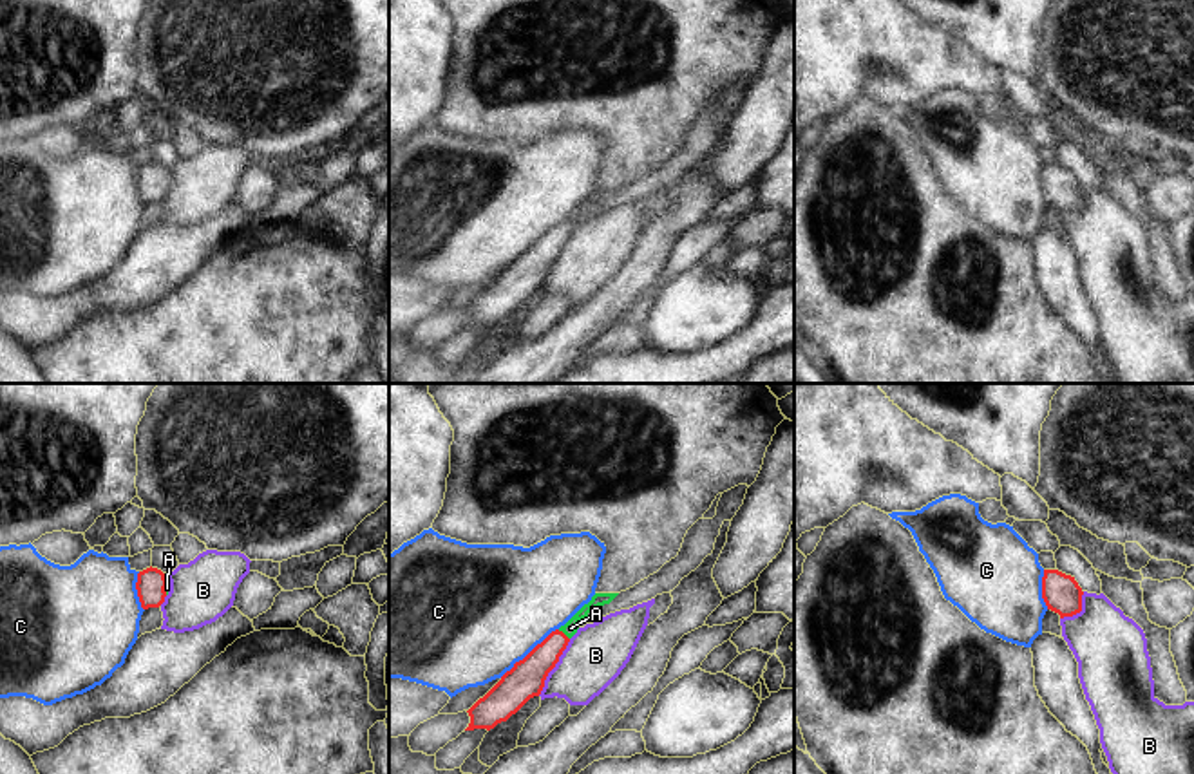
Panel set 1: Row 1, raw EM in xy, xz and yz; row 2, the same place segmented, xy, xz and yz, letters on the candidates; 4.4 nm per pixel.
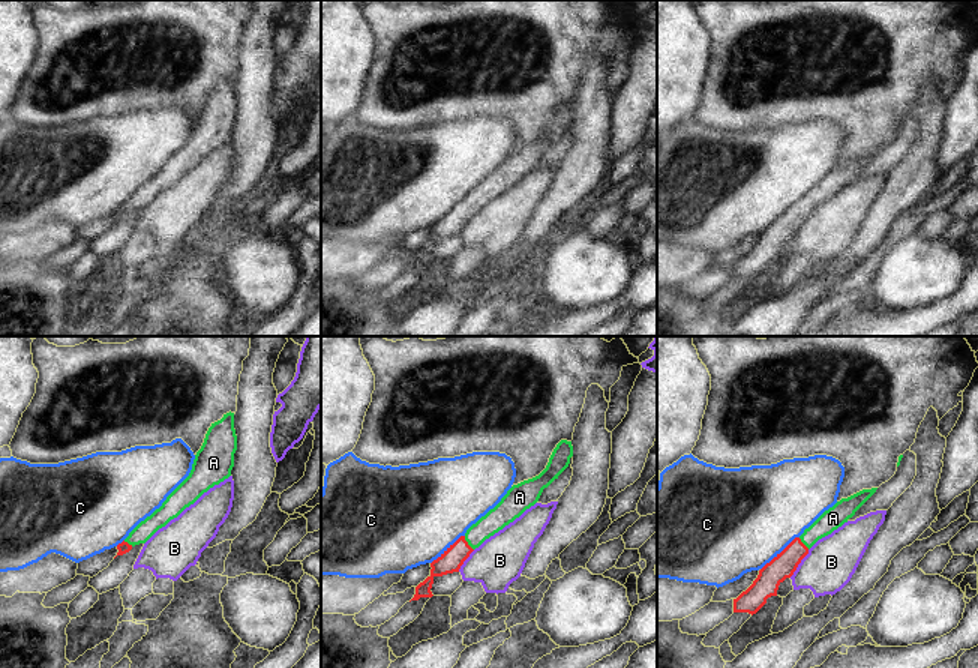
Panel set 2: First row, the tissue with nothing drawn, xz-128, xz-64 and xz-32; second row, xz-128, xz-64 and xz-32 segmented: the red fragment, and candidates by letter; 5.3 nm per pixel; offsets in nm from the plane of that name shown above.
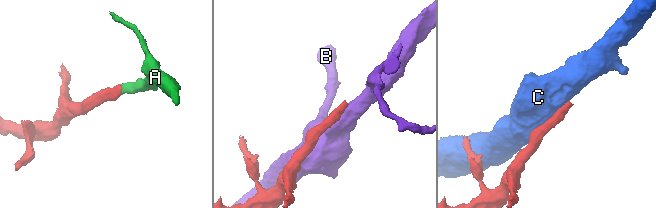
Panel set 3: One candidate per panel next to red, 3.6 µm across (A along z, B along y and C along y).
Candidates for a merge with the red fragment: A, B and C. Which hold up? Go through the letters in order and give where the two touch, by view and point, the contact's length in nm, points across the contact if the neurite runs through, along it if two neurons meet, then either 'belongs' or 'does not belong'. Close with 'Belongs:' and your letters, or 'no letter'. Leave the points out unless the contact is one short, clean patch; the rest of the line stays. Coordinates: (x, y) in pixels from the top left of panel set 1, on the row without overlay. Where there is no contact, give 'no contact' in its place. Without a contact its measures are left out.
A: xz (563, 228) | 70 nm | across xz (527, 272), (563, 228), (570, 223) | belongs
B: xz (554, 261) | 300 nm | does not belong
C: xz (530, 246) | 340 nm | does not belong
Belongs: A

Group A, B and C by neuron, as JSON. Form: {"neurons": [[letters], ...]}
{"neurons": [["A"], ["B"], ["C"]]}

